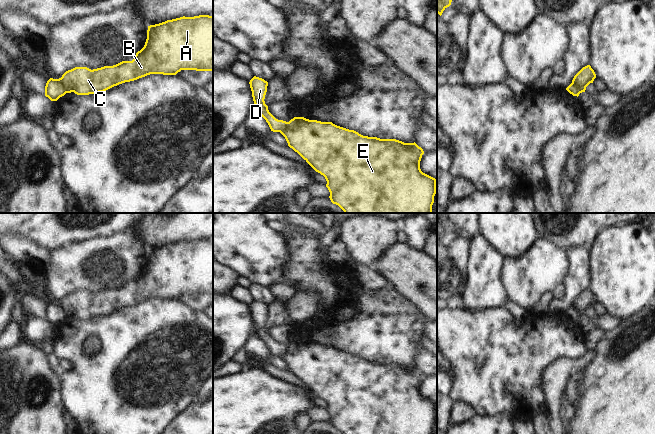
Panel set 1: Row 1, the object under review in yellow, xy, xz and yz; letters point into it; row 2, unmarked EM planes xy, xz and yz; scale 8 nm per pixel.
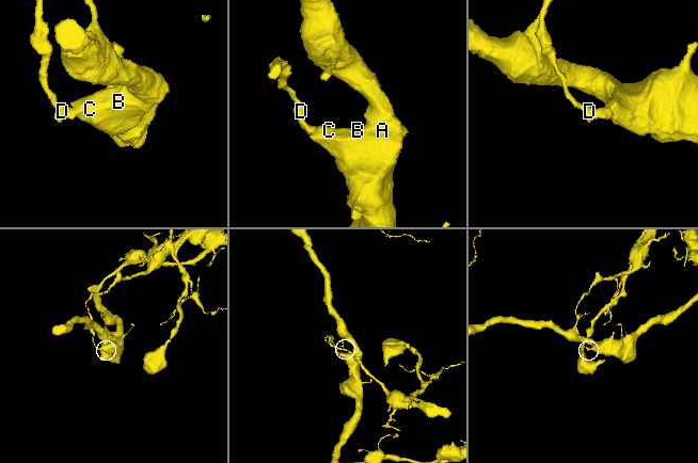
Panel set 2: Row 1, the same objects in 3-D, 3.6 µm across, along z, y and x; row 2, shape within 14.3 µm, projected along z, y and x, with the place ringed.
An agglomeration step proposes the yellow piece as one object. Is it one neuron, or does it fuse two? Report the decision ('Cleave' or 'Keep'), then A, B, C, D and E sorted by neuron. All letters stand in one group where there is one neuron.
Cleave. Groups: A B C E / D

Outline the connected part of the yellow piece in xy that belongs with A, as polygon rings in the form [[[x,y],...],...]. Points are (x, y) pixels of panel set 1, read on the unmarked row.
[[[213,240],[180,241],[150,249],[144,271],[132,285],[97,293],[75,291],[57,303],[67,317],[89,319],[150,298],[176,299],[181,294],[213,295]]]

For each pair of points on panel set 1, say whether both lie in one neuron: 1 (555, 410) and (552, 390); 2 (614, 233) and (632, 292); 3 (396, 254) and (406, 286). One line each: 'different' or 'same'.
1: same
2: same
3: same

